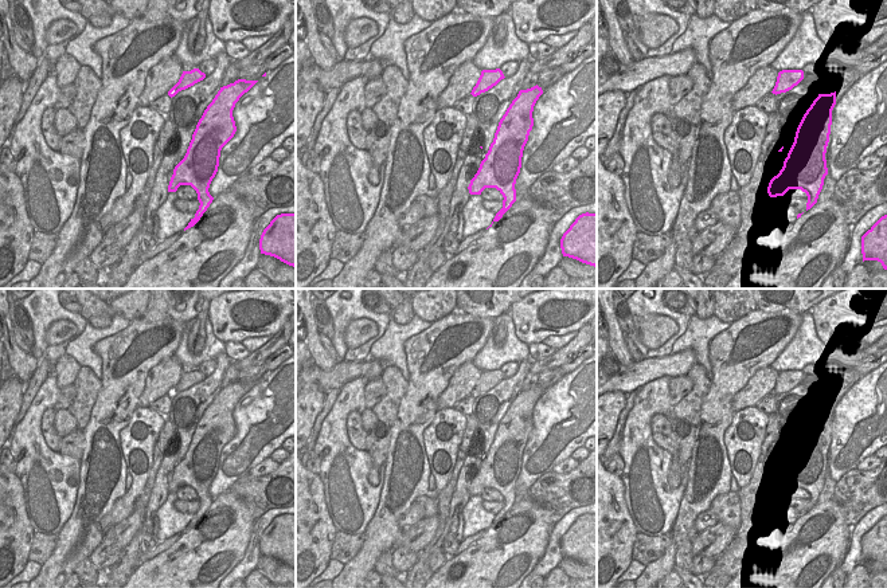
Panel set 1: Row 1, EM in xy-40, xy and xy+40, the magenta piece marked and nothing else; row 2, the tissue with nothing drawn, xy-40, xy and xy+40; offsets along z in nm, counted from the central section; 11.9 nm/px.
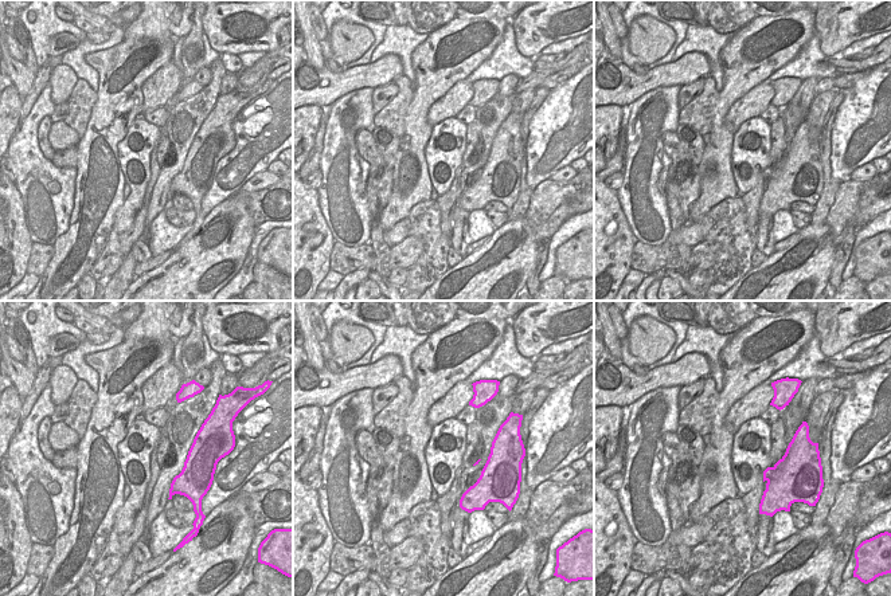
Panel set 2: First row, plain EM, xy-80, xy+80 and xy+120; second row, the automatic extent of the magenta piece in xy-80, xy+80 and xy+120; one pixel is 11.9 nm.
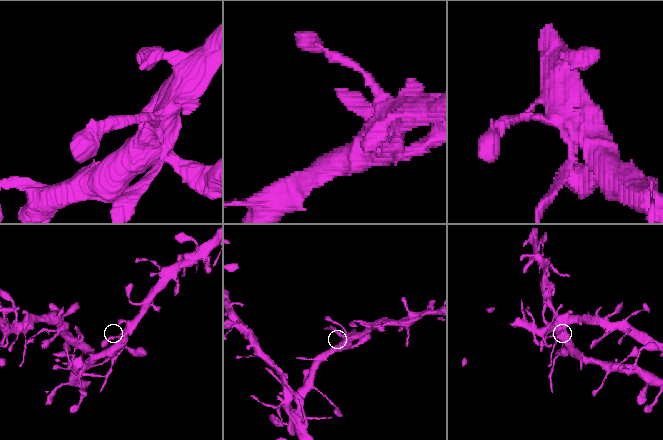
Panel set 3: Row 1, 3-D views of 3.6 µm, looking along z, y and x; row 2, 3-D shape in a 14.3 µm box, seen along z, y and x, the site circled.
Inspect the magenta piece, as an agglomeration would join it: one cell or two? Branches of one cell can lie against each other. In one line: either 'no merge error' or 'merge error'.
merge error

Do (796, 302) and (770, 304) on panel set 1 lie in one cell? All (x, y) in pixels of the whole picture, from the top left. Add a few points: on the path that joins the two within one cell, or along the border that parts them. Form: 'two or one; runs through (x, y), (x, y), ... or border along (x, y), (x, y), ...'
one; runs through (789, 302), (777, 302)

